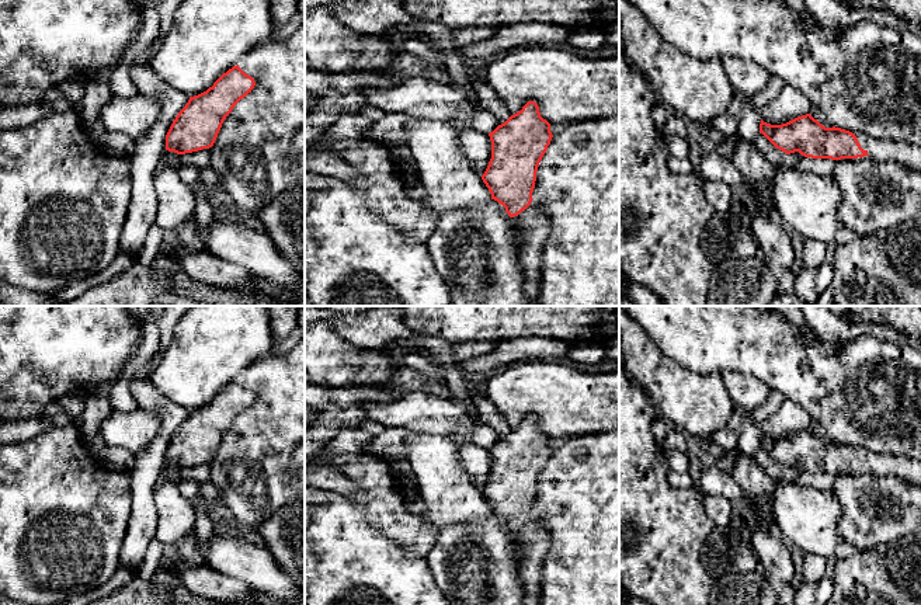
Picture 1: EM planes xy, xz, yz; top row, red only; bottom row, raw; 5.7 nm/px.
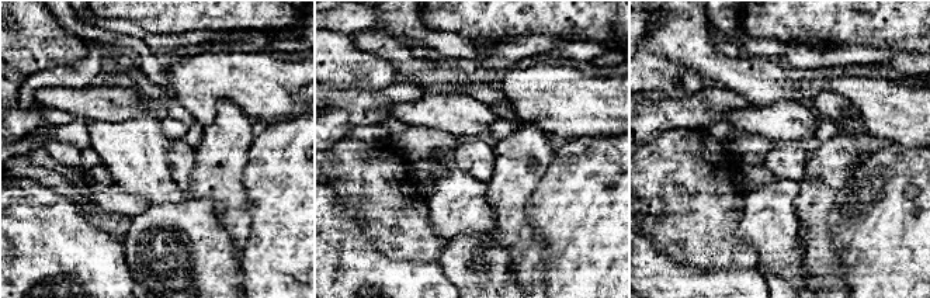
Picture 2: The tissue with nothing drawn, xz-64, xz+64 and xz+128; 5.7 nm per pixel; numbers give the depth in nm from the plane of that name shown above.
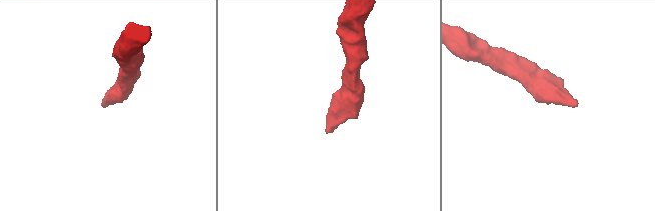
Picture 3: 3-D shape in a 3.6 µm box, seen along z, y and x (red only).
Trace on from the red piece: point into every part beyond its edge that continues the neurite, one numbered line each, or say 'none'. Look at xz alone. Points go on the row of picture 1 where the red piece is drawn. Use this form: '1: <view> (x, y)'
1: xz (532, 223)

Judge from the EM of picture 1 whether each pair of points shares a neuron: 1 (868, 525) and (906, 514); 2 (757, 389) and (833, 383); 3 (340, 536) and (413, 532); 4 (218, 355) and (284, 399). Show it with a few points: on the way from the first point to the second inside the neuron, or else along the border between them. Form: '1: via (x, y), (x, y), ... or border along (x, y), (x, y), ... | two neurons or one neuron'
1: via (878, 520), (886, 514), (896, 514) | one neuron
2: border along (739, 372), (753, 375), (771, 389) | two neurons
3: border along (362, 506), (367, 520), (407, 553) | two neurons
4: border along (267, 354), (253, 361), (237, 378) | two neurons

